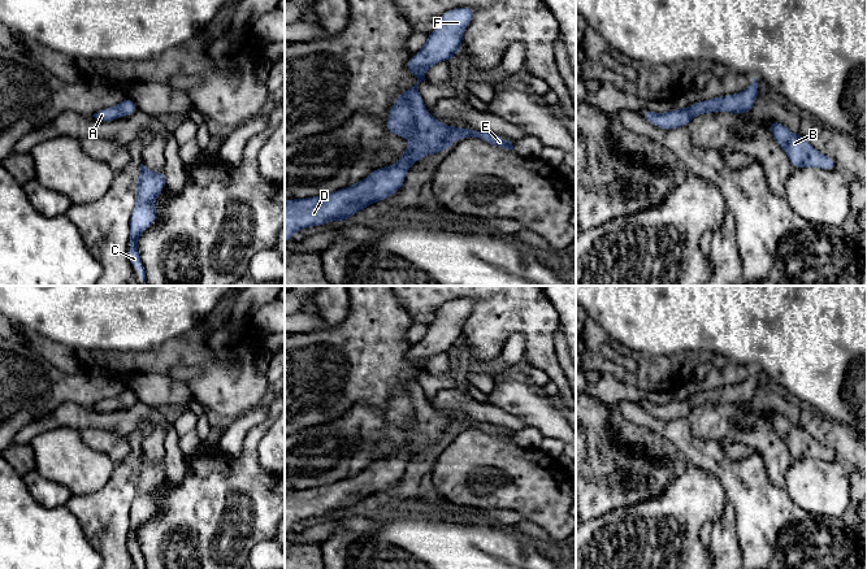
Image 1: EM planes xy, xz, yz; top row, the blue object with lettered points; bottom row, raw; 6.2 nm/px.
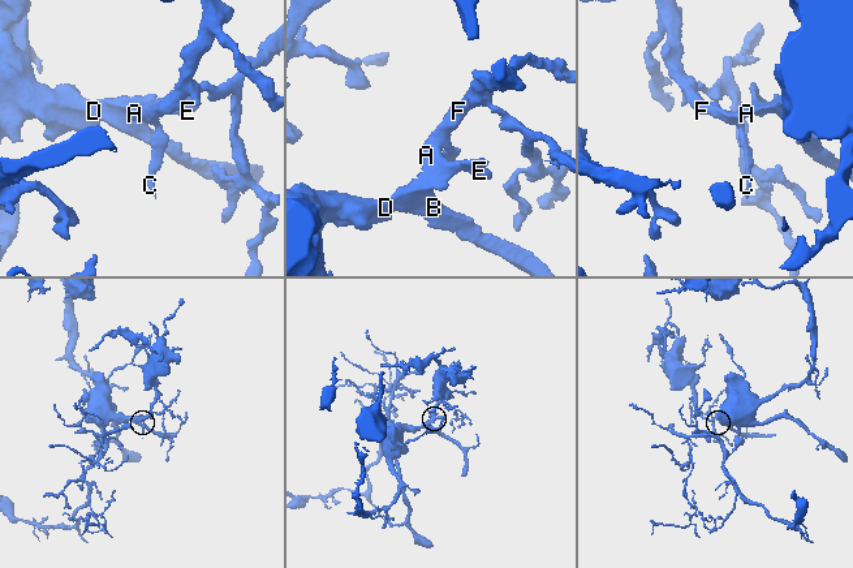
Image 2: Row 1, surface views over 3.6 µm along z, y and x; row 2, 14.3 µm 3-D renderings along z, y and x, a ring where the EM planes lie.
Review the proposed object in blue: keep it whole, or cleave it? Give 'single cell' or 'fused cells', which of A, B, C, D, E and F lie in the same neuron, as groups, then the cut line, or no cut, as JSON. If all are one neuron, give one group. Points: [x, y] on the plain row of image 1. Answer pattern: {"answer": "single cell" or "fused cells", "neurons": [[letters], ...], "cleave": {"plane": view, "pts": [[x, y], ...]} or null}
{"answer": "single cell", "neurons": [["A", "B", "C", "D", "E", "F"]], "cleave": null}

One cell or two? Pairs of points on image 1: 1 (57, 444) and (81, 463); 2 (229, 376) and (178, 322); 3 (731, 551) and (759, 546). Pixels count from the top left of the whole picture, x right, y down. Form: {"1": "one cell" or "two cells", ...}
{"1": "one cell", "2": "two cells", "3": "two cells"}

